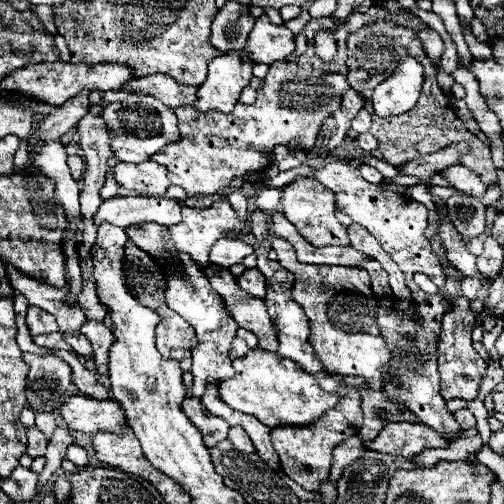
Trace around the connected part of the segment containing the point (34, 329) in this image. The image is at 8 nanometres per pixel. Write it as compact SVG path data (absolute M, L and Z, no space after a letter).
M34 305L28 307L26 325L28 325L32 337L42 335L42 333L54 333L54 331L58 331L56 319L50 313L44 313L44 309L36 309Z

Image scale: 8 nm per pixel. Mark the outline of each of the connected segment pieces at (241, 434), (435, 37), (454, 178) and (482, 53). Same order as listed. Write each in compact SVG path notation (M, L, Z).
M230 427L228 439L230 439L232 445L234 445L236 449L240 449L242 453L252 453L252 451L254 451L252 441L250 441L250 437L246 435L246 431L244 431L242 427Z
M424 29L422 33L418 33L422 45L424 45L424 51L428 53L428 59L434 63L434 65L440 65L440 57L442 57L442 51L444 51L444 45L442 45L442 39L436 31L432 29Z
M452 165L446 169L444 177L458 189L464 191L472 197L482 197L486 193L486 185L480 181L480 177L476 177L476 173L472 173L468 167L464 165Z
M464 29L464 37L466 37L466 43L470 47L472 57L476 57L476 59L488 59L488 57L492 57L492 47L488 43L476 41L476 37L470 33L470 29Z

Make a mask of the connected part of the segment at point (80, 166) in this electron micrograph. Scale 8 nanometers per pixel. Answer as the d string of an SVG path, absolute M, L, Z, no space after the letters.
M72 155L72 157L68 159L68 163L70 163L70 171L72 171L74 179L76 179L76 181L80 181L80 179L82 179L82 175L84 175L84 169L86 169L86 165L84 165L82 157Z

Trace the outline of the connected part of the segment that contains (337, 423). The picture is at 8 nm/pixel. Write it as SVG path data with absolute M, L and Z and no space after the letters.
M348 393L346 397L340 399L336 409L330 409L320 417L320 421L314 421L312 425L306 427L280 427L272 429L272 445L280 457L280 465L284 473L296 481L300 487L304 487L310 493L320 493L320 485L328 479L330 475L330 465L332 465L332 451L334 447L352 437L358 435L362 427L362 399L360 393Z

